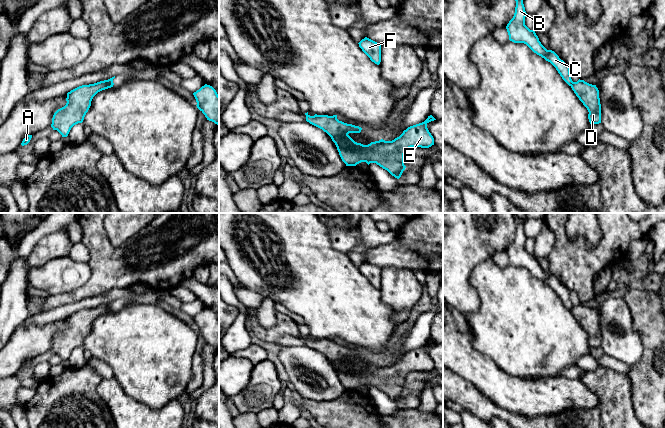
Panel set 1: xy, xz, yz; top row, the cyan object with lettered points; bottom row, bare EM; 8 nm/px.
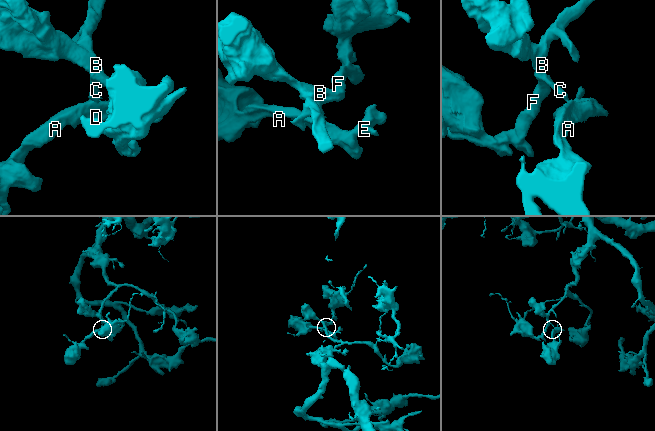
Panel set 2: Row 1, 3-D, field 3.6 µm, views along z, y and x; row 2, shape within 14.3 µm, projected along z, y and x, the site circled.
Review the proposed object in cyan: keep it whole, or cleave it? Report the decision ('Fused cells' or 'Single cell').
Fused cells

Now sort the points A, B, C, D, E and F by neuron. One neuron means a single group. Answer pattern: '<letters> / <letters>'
A D E / B C F

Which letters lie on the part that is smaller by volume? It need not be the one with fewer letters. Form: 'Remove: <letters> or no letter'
Remove: A, D, E

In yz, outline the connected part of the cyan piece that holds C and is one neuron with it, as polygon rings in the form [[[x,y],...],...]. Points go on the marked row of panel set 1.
[[[515,0],[516,7],[513,18],[506,26],[509,40],[514,43],[526,44],[534,53],[550,62],[558,71],[562,79],[571,86],[573,81],[571,79],[570,67],[559,58],[559,56],[552,50],[547,50],[539,41],[538,36],[534,30],[530,30],[525,25],[525,17],[527,15],[523,0]]]

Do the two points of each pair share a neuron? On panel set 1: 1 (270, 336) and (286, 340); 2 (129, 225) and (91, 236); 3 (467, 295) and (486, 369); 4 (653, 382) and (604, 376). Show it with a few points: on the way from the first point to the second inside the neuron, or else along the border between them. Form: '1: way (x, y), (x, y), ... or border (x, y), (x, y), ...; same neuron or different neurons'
1: border (299, 335), (284, 335), (275, 342); different neurons
2: border (103, 223), (115, 247), (129, 238); different neurons
3: border (453, 307), (462, 314); different neurons
4: border (626, 374), (630, 381), (633, 402); different neurons

